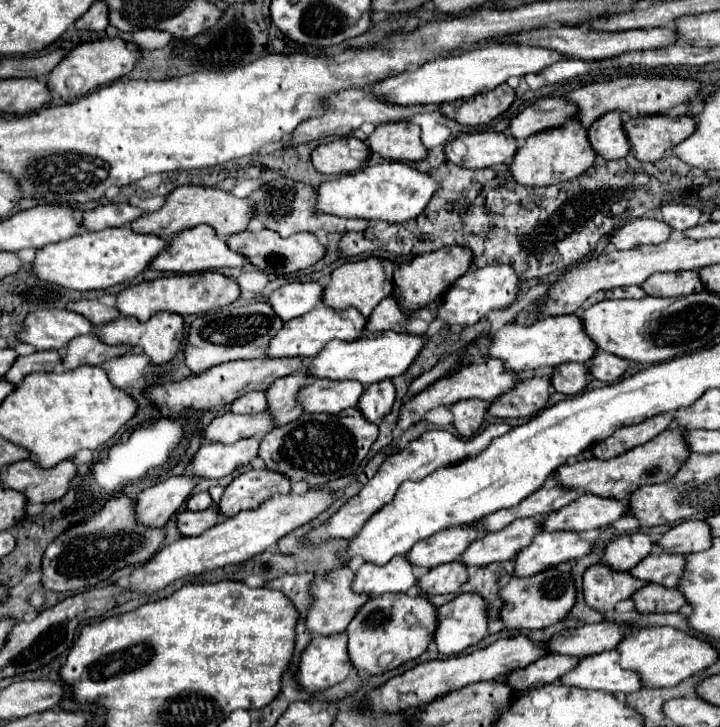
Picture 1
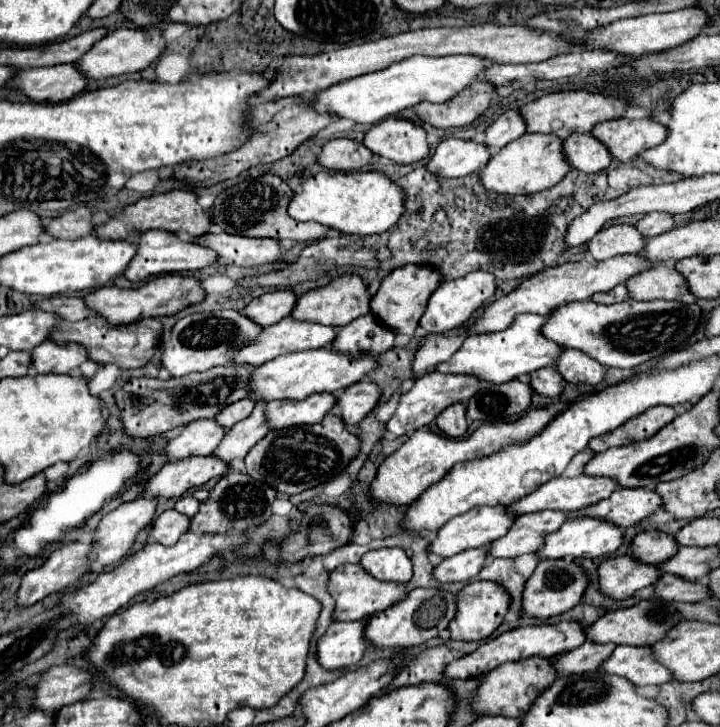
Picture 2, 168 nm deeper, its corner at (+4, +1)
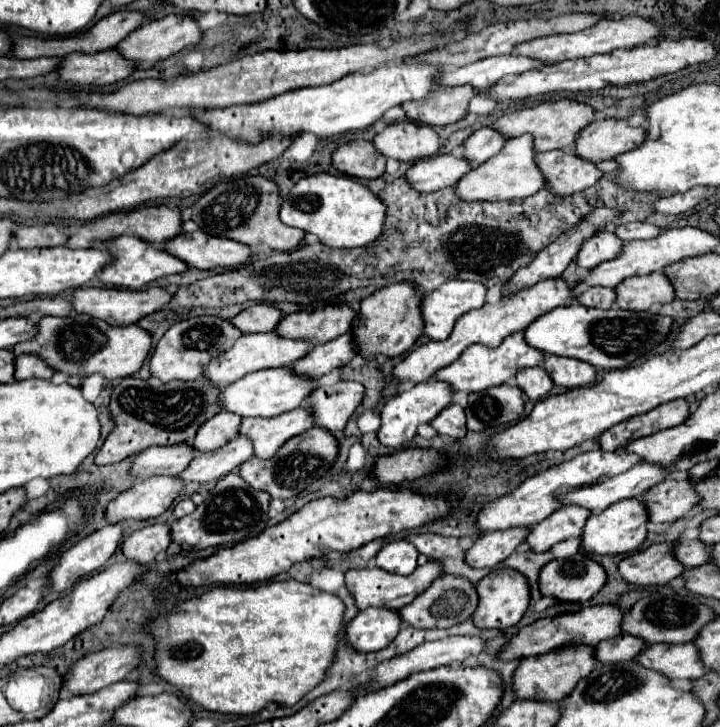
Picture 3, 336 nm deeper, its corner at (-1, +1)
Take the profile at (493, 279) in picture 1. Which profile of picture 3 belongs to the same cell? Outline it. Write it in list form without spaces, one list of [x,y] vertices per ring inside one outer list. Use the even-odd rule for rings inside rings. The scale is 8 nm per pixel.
[[[453,279],[425,295],[421,311],[425,317],[425,335],[433,341],[447,339],[463,313],[479,309],[485,303],[487,287],[483,283]]]

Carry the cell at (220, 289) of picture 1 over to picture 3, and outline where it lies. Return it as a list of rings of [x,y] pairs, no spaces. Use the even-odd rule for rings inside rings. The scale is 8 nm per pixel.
[[[81,287],[73,293],[73,309],[77,313],[85,313],[89,317],[97,317],[107,321],[109,325],[133,325],[139,319],[163,309],[171,301],[171,293],[163,287],[149,287],[145,291],[131,291],[131,289],[97,289],[97,287]]]

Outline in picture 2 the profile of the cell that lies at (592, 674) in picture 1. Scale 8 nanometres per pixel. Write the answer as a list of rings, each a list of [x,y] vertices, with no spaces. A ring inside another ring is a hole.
[[[618,645],[602,669],[632,679],[636,685],[662,685],[674,679],[672,671],[656,661],[652,647]]]

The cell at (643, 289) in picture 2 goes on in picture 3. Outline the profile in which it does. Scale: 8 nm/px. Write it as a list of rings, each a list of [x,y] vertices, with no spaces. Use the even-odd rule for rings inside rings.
[[[663,271],[629,277],[617,287],[617,305],[631,311],[649,311],[653,305],[665,305],[675,299],[675,287]]]

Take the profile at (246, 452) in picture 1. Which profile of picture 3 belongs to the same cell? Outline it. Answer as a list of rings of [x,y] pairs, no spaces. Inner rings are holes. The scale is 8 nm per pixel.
[[[153,475],[145,481],[137,481],[129,491],[123,491],[107,507],[107,521],[119,523],[123,519],[149,519],[161,515],[175,497],[185,489],[181,477]]]

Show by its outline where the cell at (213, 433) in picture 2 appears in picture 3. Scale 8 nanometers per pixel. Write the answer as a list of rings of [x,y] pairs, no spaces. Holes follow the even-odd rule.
[[[189,443],[169,445],[169,447],[149,447],[133,459],[133,473],[137,477],[151,475],[179,475],[197,457],[199,451],[193,451]]]

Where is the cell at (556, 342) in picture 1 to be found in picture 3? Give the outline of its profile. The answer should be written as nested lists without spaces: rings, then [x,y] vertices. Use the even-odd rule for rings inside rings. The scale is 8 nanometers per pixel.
[[[517,331],[515,335],[509,335],[503,339],[503,343],[499,347],[481,347],[481,343],[467,347],[465,353],[461,353],[461,357],[457,361],[453,361],[451,365],[443,367],[437,371],[435,379],[445,381],[449,385],[453,385],[455,391],[485,391],[489,387],[497,387],[503,385],[507,381],[511,381],[519,369],[523,367],[537,367],[541,365],[541,361],[545,359],[543,351],[537,351],[535,347],[529,347],[525,343],[525,331]]]

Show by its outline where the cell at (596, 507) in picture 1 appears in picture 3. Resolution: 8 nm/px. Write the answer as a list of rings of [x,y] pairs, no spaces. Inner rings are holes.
[[[665,479],[665,483],[657,483],[657,487],[645,491],[641,501],[649,513],[649,523],[671,523],[693,509],[699,495],[691,489],[687,479]]]

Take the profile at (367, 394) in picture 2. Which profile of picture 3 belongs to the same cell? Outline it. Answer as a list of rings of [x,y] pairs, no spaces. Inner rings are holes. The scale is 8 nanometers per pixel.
[[[339,381],[335,385],[321,385],[309,397],[309,407],[315,415],[315,425],[339,435],[355,409],[363,403],[365,387],[357,381]]]

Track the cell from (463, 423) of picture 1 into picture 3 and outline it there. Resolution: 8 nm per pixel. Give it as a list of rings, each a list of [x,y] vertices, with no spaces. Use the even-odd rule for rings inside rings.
[[[449,405],[431,421],[431,425],[439,435],[449,435],[453,439],[461,439],[467,433],[465,411],[461,405]]]

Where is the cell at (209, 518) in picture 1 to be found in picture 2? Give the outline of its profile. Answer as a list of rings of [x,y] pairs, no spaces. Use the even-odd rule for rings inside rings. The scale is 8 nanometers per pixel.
[[[168,509],[154,521],[154,525],[150,529],[150,539],[156,543],[172,545],[172,543],[176,543],[176,539],[180,539],[180,535],[184,535],[188,531],[188,523],[190,523],[190,517],[174,511],[174,509]]]

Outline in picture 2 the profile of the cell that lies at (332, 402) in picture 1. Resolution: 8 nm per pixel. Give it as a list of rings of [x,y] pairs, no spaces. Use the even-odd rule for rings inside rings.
[[[310,395],[304,401],[284,401],[266,405],[268,427],[288,429],[296,425],[314,425],[324,419],[324,415],[334,407],[334,395]]]

